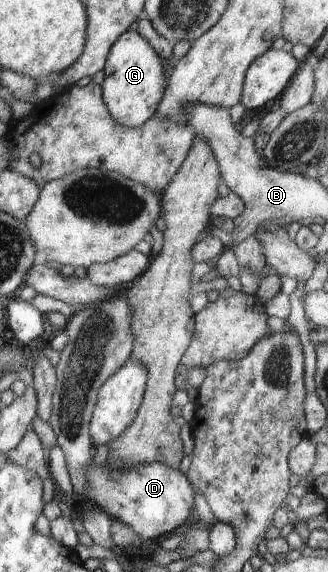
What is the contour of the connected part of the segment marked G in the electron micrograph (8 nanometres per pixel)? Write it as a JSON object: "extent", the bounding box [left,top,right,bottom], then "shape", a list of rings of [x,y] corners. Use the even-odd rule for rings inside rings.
{"extent":[101,30,168,128],"shape":[[[127,30],[118,37],[107,54],[103,71],[106,76],[101,85],[102,99],[119,124],[132,128],[142,126],[157,114],[168,82],[166,69],[161,65],[161,59],[155,49],[137,30]]]}

